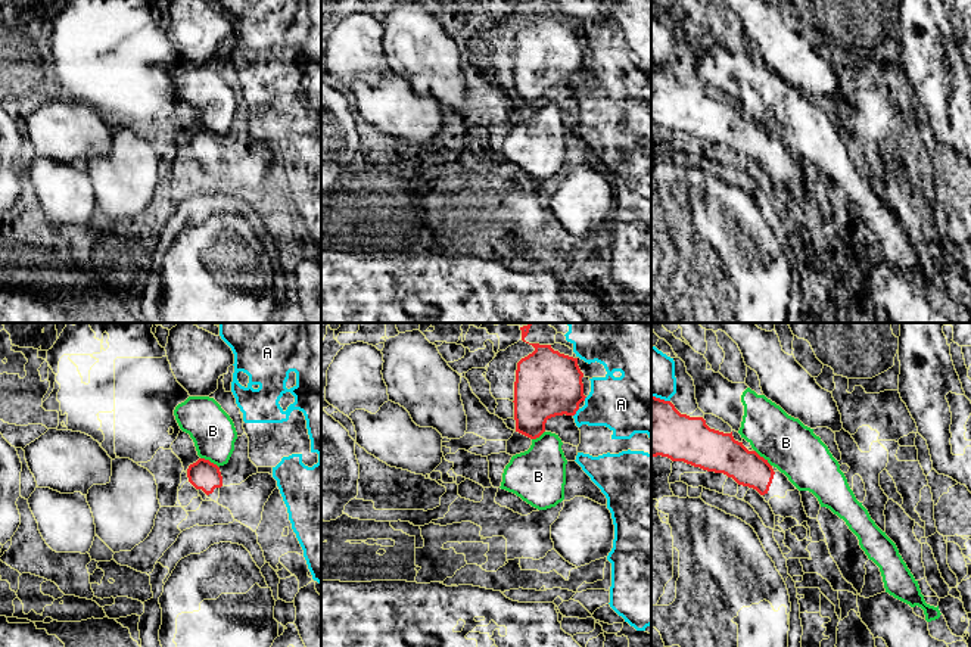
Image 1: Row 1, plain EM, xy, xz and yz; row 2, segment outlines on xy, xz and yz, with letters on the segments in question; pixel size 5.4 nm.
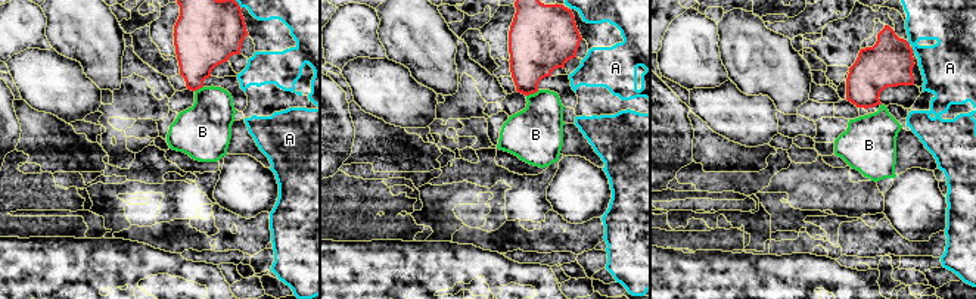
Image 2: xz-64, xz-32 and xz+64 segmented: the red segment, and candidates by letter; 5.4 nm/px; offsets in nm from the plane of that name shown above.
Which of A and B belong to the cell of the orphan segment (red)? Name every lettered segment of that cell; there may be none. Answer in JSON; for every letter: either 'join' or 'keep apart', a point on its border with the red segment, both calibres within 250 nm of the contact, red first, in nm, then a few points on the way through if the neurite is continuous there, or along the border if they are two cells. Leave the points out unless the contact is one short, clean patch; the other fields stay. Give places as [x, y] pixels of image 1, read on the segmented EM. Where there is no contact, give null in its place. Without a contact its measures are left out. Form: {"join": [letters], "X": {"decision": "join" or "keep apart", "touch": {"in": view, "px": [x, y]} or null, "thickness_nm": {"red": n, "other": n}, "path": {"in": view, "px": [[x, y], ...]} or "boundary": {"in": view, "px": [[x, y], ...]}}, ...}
{"join": [], "A": {"decision": "keep apart", "touch": {"in": "xz", "px": [575, 413]}, "thickness_nm": {"red": 360, "other": 280}}, "B": {"decision": "keep apart", "touch": {"in": "xy", "px": [209, 462]}, "thickness_nm": {"red": 160, "other": 240}, "boundary": {"in": "xy", "px": [[201, 457], [218, 467]]}}}

